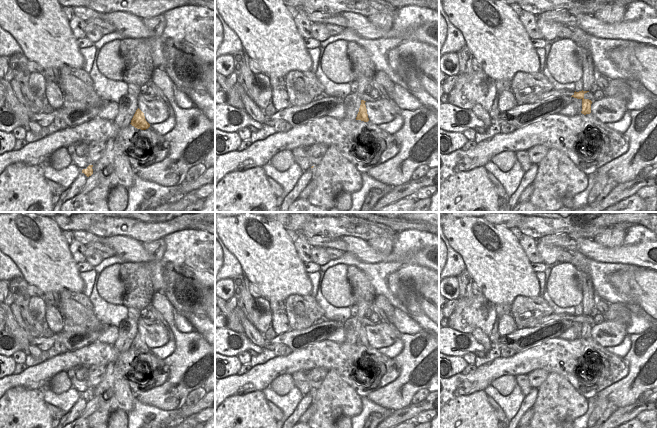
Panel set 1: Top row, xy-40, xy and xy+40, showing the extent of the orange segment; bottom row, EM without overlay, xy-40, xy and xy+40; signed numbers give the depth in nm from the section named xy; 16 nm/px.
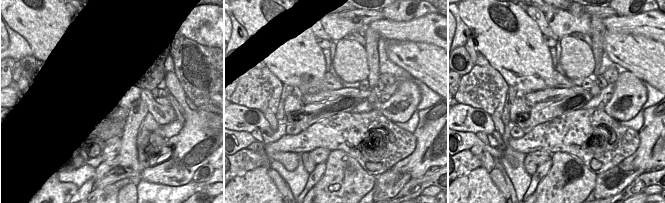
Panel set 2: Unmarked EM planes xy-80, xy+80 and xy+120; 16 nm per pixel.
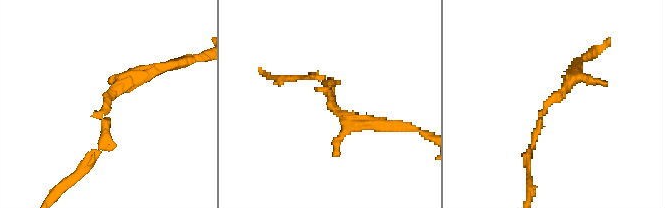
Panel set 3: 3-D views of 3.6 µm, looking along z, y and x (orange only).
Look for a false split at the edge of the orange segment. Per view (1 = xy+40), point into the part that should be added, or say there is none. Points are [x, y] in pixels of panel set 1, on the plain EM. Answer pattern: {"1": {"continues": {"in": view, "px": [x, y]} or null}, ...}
{"1": {"continues": null}}

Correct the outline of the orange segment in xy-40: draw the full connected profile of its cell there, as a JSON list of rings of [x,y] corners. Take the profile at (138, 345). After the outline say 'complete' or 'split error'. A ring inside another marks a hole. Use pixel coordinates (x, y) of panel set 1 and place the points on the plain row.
[[[138,332],[130,347],[137,353],[146,354],[150,351],[150,348],[146,345],[144,337]]]; complete

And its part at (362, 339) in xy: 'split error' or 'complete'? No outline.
complete

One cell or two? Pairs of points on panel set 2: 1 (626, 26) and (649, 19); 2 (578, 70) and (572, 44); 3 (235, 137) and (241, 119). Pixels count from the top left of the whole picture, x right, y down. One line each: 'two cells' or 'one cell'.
1: one cell
2: one cell
3: two cells

